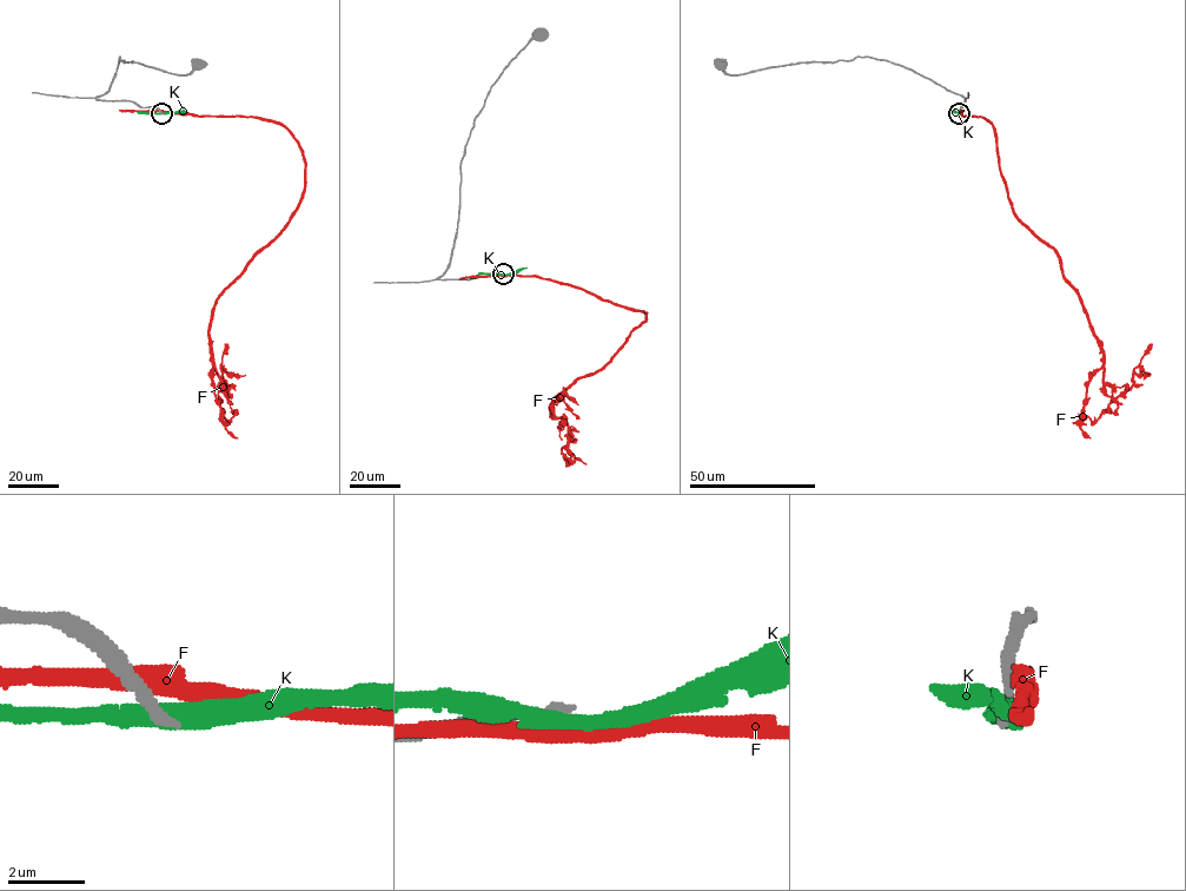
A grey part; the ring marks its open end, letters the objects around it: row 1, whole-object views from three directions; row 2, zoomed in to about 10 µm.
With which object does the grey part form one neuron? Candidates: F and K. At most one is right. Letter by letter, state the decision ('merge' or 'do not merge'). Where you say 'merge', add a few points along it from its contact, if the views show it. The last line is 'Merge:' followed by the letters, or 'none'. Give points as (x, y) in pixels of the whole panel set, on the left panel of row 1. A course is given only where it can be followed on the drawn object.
F: do not merge
K: do not merge
Merge: none

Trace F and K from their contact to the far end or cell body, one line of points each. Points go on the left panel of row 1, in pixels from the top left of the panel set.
F: (159, 111), (272, 120), (302, 151), (297, 210), (214, 307), (210, 351), (226, 398), (220, 367), (245, 375)
K: (161, 112), (186, 111)

